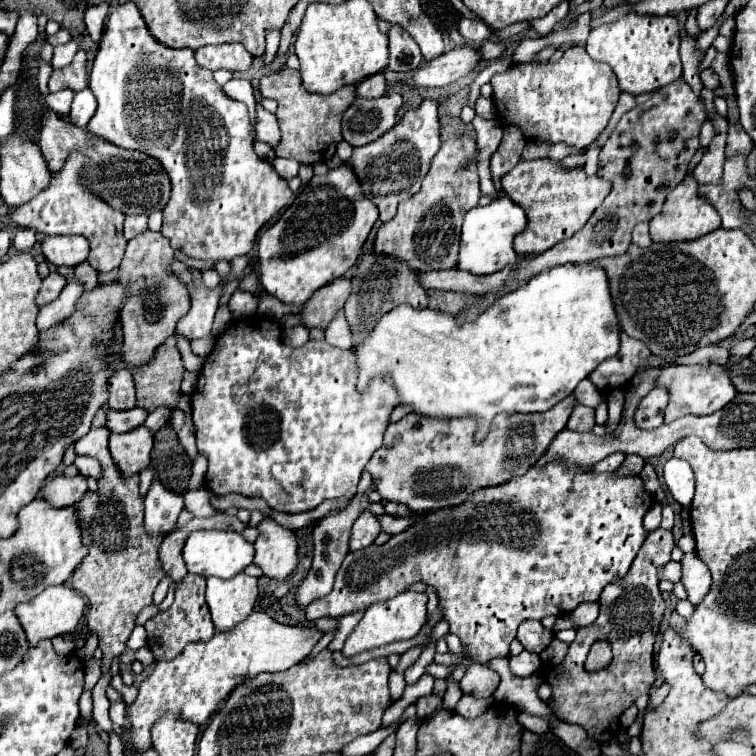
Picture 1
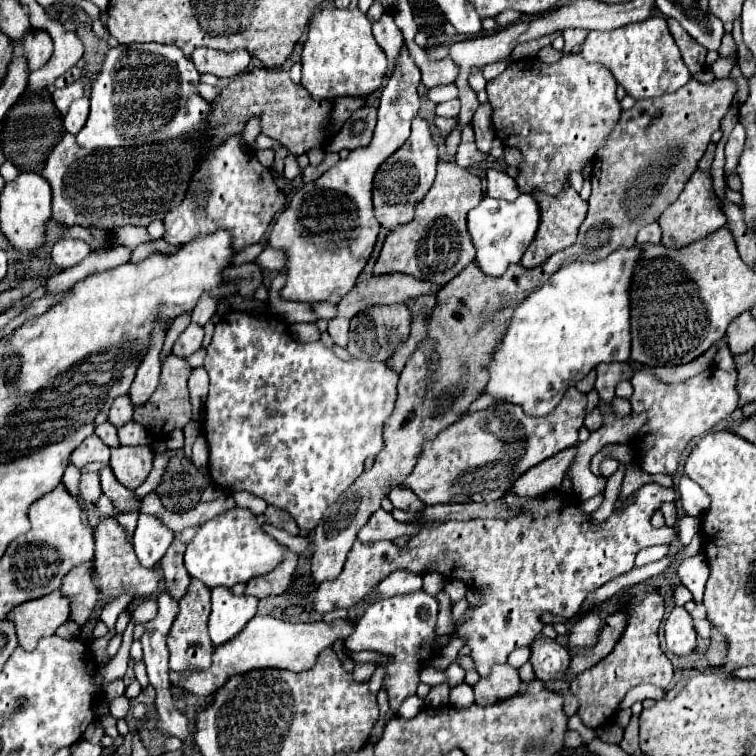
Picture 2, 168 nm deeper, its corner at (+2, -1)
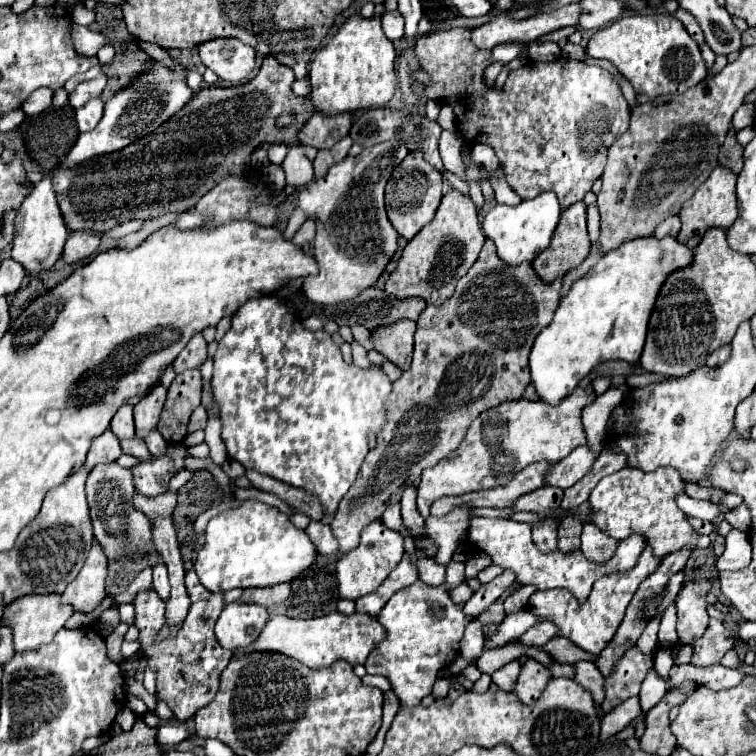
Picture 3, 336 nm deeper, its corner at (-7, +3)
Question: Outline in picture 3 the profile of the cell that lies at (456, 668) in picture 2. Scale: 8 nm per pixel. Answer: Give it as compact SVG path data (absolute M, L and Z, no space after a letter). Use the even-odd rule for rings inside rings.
M478 619L470 621L466 625L464 639L460 641L460 655L464 659L476 659L484 649L484 635L482 635L482 623Z

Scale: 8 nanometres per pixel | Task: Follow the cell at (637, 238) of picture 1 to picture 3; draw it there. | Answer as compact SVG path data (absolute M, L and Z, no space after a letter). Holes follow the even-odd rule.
M674 215L674 217L668 217L668 219L664 219L664 221L662 221L662 223L656 227L656 231L654 231L654 237L656 237L656 239L668 237L668 235L676 237L676 235L678 235L678 231L680 231L680 219Z

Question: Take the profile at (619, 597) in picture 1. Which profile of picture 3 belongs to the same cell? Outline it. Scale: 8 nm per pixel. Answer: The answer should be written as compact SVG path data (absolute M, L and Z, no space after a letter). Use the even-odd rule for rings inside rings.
M636 645L630 647L622 655L622 659L618 659L616 665L612 667L612 675L608 675L604 679L606 697L600 705L600 709L604 713L610 713L624 699L628 699L632 695L638 695L640 685L646 679L652 665L654 665L654 657L644 655Z

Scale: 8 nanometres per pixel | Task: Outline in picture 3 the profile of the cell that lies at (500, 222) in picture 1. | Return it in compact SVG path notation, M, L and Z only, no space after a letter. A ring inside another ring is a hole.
M542 193L534 199L526 199L518 205L500 205L494 203L490 211L484 215L482 231L488 239L494 241L498 249L498 257L506 265L520 265L524 261L532 261L538 253L542 253L550 245L550 237L558 225L562 207L554 193Z

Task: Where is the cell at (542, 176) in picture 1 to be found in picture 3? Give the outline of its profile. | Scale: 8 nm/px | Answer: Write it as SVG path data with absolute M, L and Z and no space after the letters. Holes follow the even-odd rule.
M578 201L562 211L548 249L532 261L532 267L544 281L552 281L556 275L580 265L588 253L590 239L586 231L586 203Z

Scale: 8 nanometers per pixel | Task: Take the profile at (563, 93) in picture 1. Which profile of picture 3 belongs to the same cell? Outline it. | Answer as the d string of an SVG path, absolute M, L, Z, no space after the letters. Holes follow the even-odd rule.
M466 27L434 31L418 37L416 53L422 61L422 69L428 71L434 81L434 85L426 89L426 97L448 103L456 109L458 131L468 143L488 143L496 151L510 187L522 199L532 199L544 191L552 191L558 195L562 209L582 201L586 191L590 191L592 183L604 171L608 147L628 129L630 107L618 81L602 67L590 67L568 57L558 57L546 63L526 61L522 67L512 69L502 91L496 91L494 87L488 87L484 79L484 67L490 53L482 53L472 45L470 29Z

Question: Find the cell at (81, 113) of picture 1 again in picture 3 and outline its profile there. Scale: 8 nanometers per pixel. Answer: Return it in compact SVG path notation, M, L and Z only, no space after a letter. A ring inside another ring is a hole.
M94 97L90 99L86 105L82 105L80 109L76 109L76 121L78 121L78 129L84 133L84 131L90 131L98 125L100 117L104 113L104 103L100 97Z

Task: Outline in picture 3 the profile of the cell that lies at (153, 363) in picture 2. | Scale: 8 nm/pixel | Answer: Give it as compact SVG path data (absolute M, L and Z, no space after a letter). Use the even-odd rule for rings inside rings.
M162 383L154 385L146 397L142 397L134 405L134 421L136 421L136 437L144 437L148 431L152 431L158 423L162 405L166 399L166 389Z

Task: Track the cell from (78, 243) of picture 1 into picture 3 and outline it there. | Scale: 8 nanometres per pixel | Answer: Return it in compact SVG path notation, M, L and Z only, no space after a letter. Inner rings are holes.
M92 231L72 233L64 247L64 261L66 263L84 261L98 251L98 245L100 245L100 235L96 235Z

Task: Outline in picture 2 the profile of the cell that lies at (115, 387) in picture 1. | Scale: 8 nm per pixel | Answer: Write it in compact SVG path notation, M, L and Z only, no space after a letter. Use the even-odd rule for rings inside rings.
M127 395L123 397L117 397L113 401L113 407L109 411L109 423L115 425L115 427L123 427L125 423L129 423L133 417L133 405L131 405L131 399Z

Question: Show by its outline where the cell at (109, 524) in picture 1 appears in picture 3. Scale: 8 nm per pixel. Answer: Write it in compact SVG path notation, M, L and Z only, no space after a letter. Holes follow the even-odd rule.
M106 429L106 433L102 433L100 437L92 439L92 445L90 445L90 451L88 451L84 467L90 471L100 463L116 461L120 455L122 455L122 449L120 449L118 437L110 429Z

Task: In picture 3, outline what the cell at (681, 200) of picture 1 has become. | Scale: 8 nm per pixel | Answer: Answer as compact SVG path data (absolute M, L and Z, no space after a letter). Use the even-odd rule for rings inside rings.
M714 167L714 171L710 173L710 177L698 187L698 191L694 193L694 197L690 197L690 201L686 201L678 213L680 221L682 221L682 229L678 233L678 241L682 241L686 247L694 249L702 235L706 233L706 229L710 227L722 227L726 229L734 219L738 219L738 209L736 209L736 175L730 169L724 167Z

